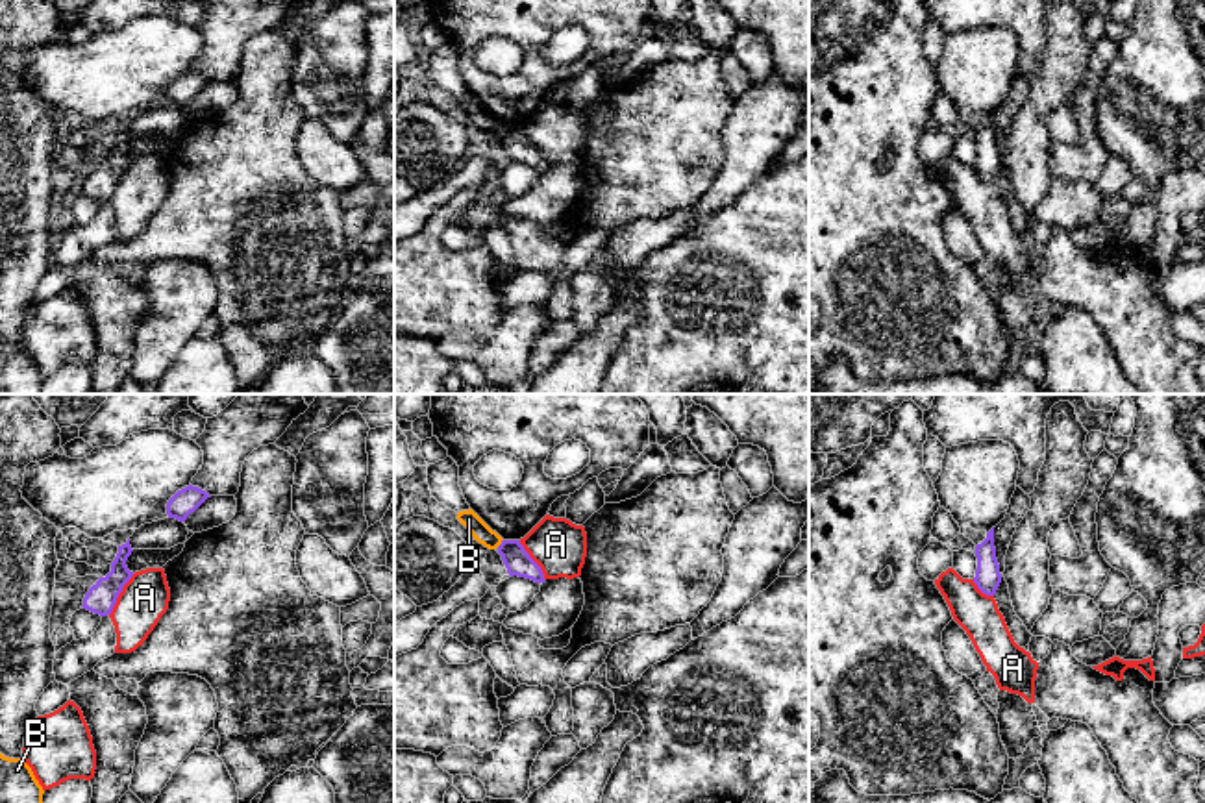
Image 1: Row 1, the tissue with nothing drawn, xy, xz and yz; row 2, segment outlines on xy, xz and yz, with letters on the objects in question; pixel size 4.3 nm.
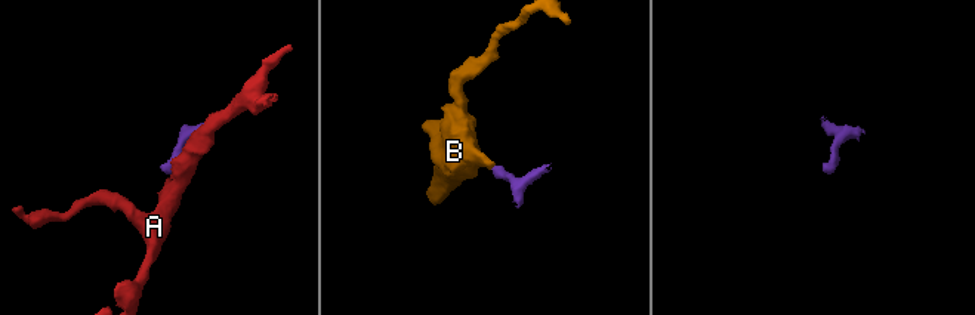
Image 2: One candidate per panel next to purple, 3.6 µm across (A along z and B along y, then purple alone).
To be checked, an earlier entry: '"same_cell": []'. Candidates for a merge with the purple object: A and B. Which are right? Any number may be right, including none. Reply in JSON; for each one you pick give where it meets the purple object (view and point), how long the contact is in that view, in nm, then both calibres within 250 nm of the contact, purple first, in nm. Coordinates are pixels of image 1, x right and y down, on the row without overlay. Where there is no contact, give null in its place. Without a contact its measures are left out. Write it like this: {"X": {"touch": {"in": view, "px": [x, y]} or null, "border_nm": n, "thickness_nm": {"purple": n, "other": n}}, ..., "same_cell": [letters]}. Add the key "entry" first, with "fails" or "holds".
{"entry": "holds", "same_cell": []}

